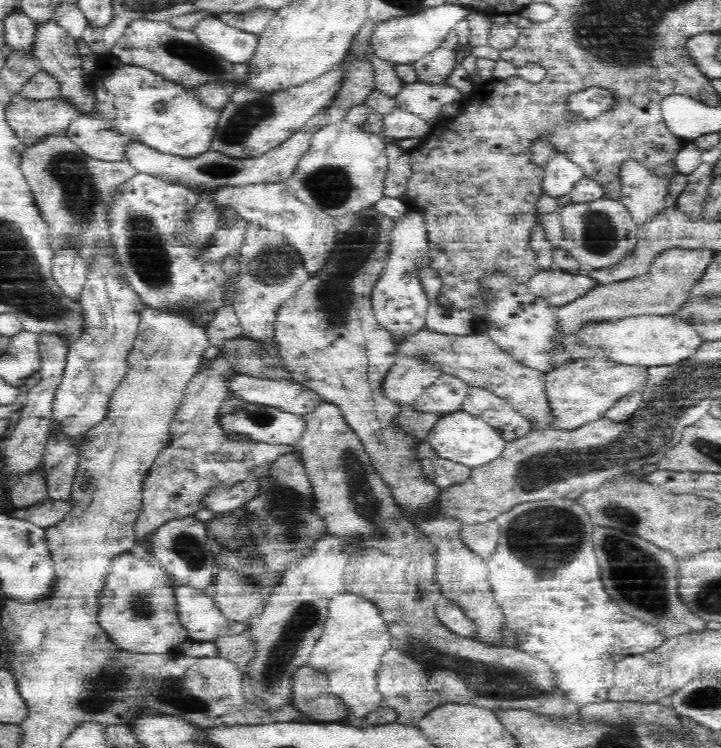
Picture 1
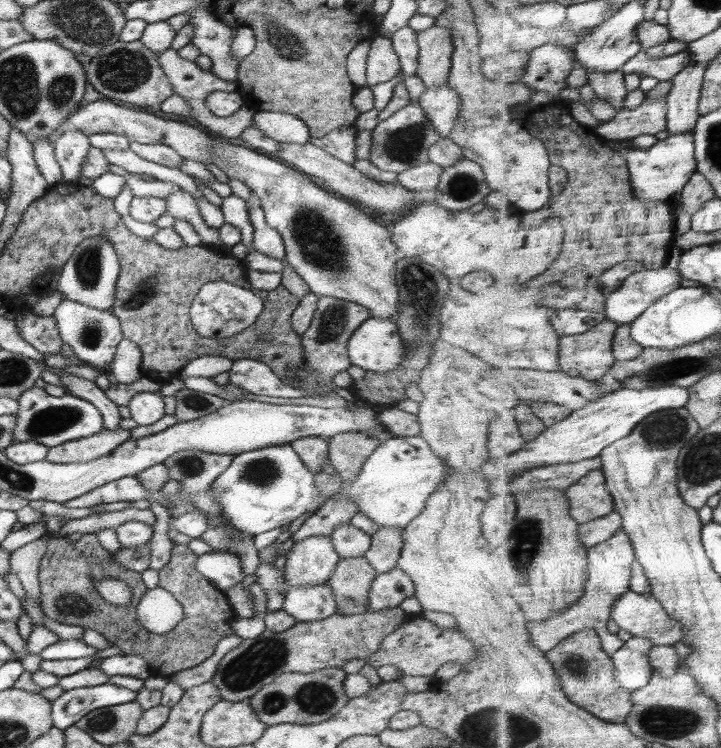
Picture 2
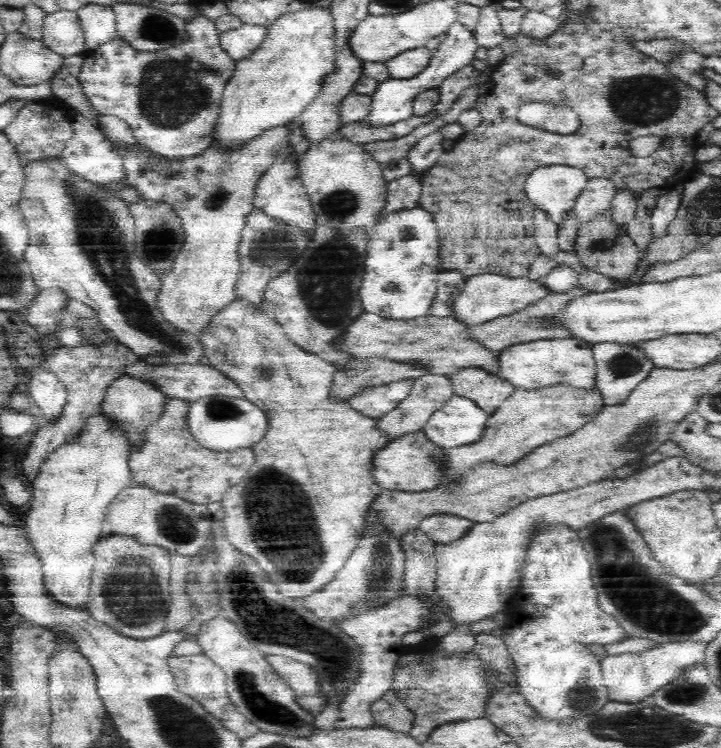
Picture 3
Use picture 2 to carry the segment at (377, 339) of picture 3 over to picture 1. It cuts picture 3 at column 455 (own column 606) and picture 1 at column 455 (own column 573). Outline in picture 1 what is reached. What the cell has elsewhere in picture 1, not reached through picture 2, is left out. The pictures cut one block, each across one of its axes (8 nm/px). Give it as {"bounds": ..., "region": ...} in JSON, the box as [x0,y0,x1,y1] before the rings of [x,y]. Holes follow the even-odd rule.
{"bounds":[398,329,556,429],"region":[[[425,329],[416,332],[411,340],[398,343],[403,353],[420,353],[439,362],[445,373],[459,376],[471,388],[489,390],[494,396],[504,399],[510,406],[533,422],[538,429],[556,424],[555,409],[545,387],[545,374],[528,366],[514,362],[502,352],[485,333],[479,331],[466,336],[434,334]]]}

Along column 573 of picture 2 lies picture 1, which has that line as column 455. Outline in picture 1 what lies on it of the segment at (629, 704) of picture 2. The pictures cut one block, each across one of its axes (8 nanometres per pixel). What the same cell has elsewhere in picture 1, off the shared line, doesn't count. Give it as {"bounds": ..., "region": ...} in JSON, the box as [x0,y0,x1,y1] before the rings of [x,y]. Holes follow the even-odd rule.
{"bounds":[296,402,583,727],"region":[[[324,402],[320,404],[318,408],[312,414],[304,416],[304,419],[308,421],[308,428],[304,432],[304,436],[300,438],[296,446],[300,447],[300,463],[303,465],[305,475],[311,486],[311,493],[313,498],[311,511],[323,522],[323,528],[326,534],[333,536],[336,540],[339,540],[340,546],[343,547],[343,553],[348,562],[344,564],[344,576],[343,582],[346,588],[346,593],[361,597],[362,599],[374,604],[386,624],[386,629],[389,631],[391,647],[380,657],[379,665],[376,671],[376,688],[377,691],[383,696],[383,707],[392,708],[397,713],[397,722],[405,724],[411,727],[416,727],[418,721],[426,715],[430,710],[445,704],[448,701],[463,701],[467,704],[483,705],[485,708],[492,710],[496,708],[520,708],[526,709],[538,714],[552,715],[556,717],[574,718],[582,713],[583,705],[580,702],[571,700],[570,691],[562,689],[560,687],[560,681],[558,681],[558,675],[556,671],[552,669],[552,666],[548,665],[546,661],[541,661],[531,654],[528,654],[524,649],[511,648],[508,646],[490,647],[484,644],[475,642],[473,639],[462,639],[454,634],[451,634],[448,630],[444,629],[438,619],[434,618],[434,604],[426,602],[428,598],[428,590],[434,590],[439,592],[440,587],[435,582],[434,568],[433,568],[433,546],[421,534],[420,529],[408,518],[403,512],[395,505],[394,499],[391,497],[391,489],[381,479],[381,476],[376,474],[375,468],[372,466],[370,457],[365,451],[361,440],[355,435],[355,432],[350,428],[340,409],[333,404]]]}

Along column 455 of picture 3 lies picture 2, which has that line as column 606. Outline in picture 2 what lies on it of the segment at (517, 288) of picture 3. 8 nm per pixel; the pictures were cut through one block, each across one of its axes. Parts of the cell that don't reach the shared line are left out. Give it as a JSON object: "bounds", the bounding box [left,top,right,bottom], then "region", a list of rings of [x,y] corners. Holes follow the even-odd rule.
{"bounds":[606,266,685,324],"region":[[[668,266],[633,274],[612,294],[607,295],[606,316],[622,324],[633,323],[663,296],[682,287],[685,276]]]}

